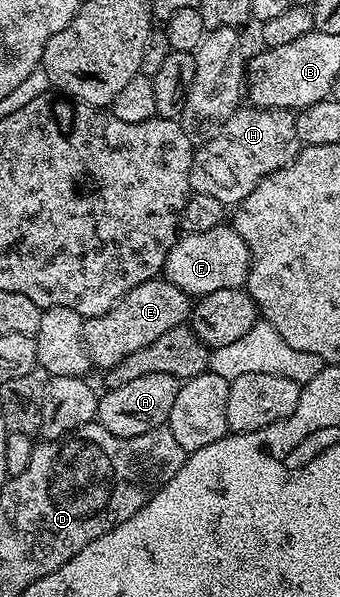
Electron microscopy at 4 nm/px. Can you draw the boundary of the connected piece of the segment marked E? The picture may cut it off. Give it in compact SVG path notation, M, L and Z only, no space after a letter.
M156 277L137 285L113 309L109 309L104 315L98 315L92 319L86 320L83 324L83 340L87 346L87 356L90 357L92 364L96 368L106 369L117 365L117 361L125 361L129 353L137 353L137 349L145 349L157 337L162 337L168 329L177 329L184 326L190 320L191 309L193 306L192 296L186 295L177 285L173 285L166 277Z

